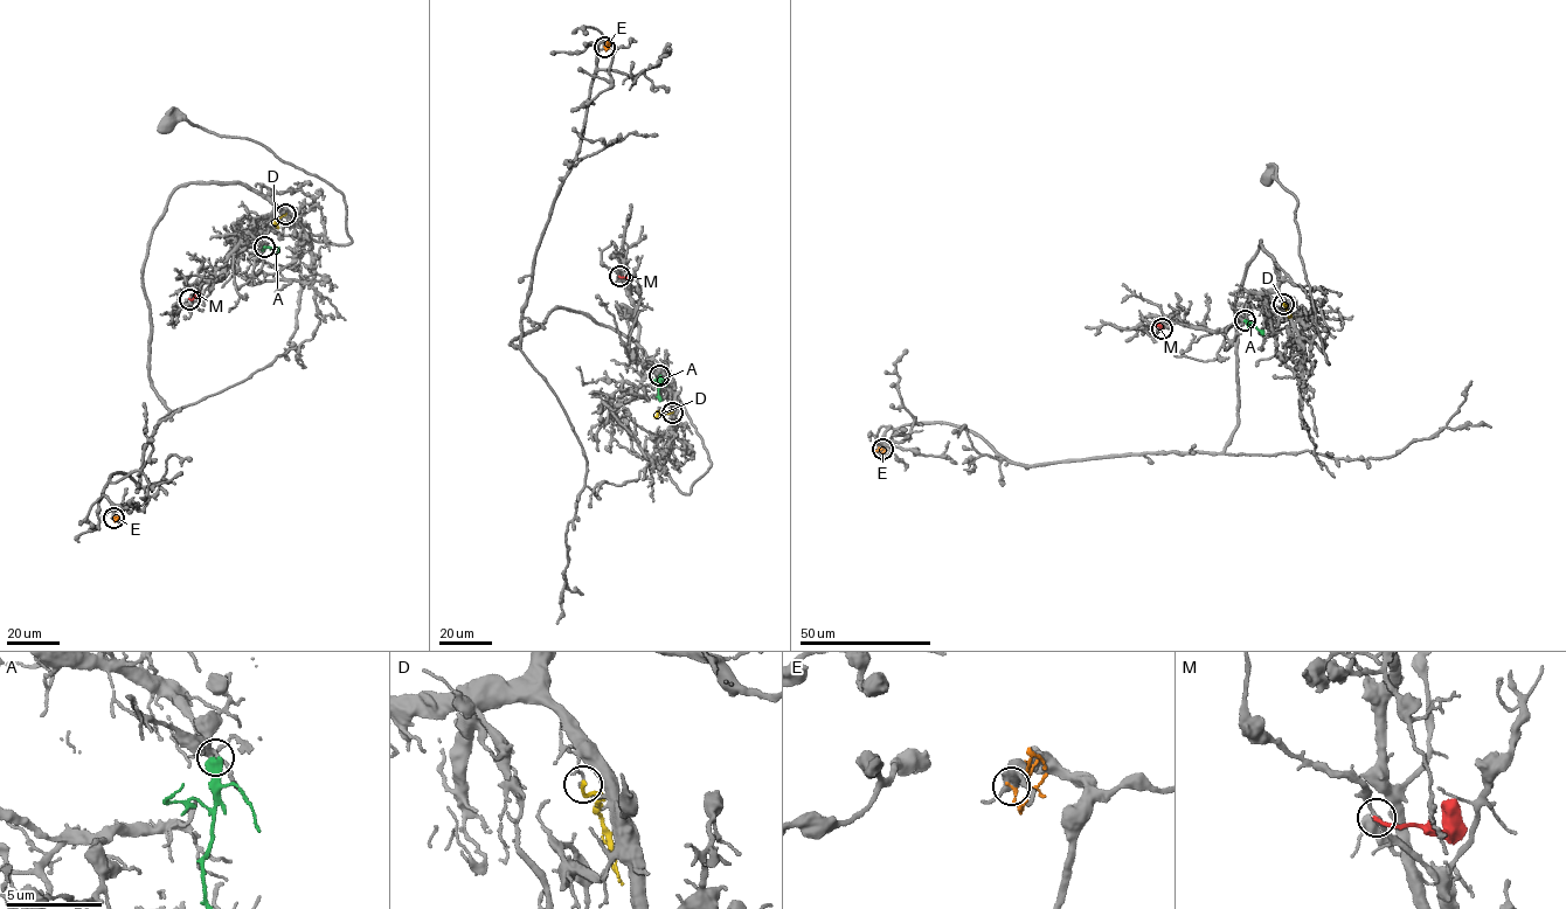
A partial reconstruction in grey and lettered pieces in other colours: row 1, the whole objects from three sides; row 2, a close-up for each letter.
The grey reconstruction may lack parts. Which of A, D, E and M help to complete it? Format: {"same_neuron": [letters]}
{"same_neuron": ["A"]}

